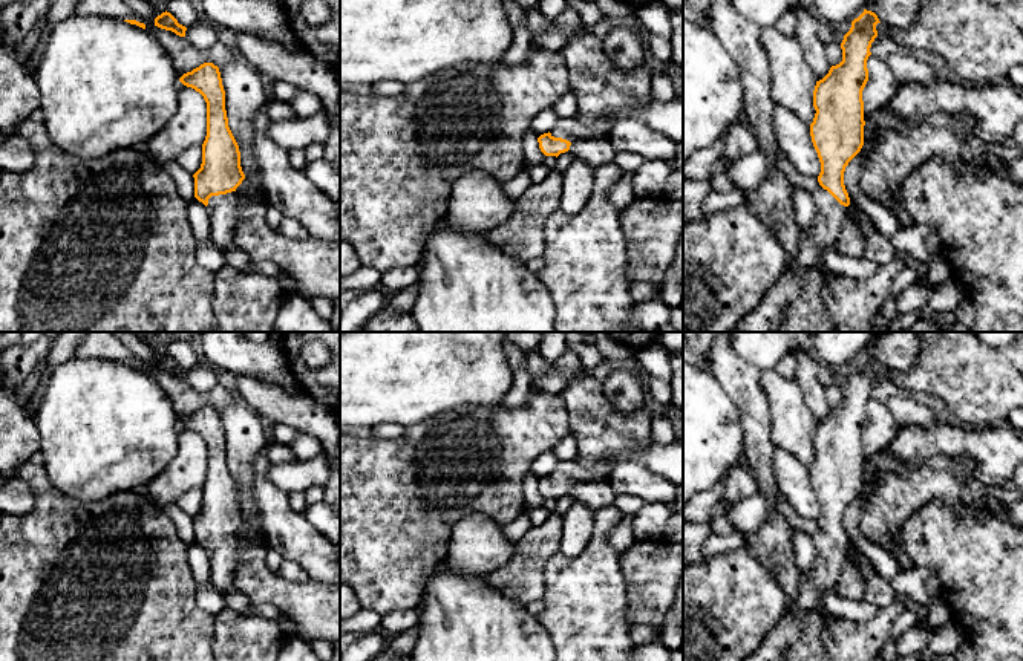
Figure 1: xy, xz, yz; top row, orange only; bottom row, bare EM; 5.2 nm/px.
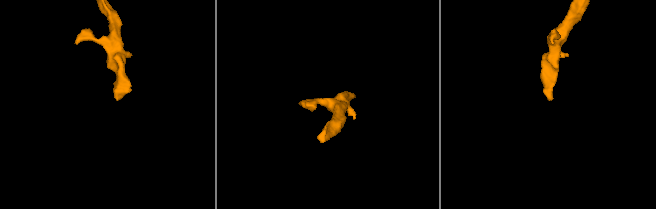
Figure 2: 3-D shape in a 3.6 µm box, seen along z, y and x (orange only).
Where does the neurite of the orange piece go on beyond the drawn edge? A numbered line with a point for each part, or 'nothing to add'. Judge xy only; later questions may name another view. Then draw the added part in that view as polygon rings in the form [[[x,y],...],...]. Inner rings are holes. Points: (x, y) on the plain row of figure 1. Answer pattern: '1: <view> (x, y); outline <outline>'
1: xy (224, 553); outline [[[237,534],[211,539],[208,542],[207,552],[211,565],[210,583],[222,598],[236,591],[234,572],[245,545],[247,539]]]

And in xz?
1: xz (571, 472); outline [[[561,461],[554,471],[550,474],[554,480],[562,480],[576,485],[588,480],[608,480],[611,471],[610,462],[599,462],[594,465],[582,465],[574,461]]]

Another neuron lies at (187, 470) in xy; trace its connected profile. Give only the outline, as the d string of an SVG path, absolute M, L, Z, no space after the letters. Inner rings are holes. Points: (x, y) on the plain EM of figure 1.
M179 425L176 454L141 491L161 506L176 503L188 490L202 488L205 479L207 445L199 435Z

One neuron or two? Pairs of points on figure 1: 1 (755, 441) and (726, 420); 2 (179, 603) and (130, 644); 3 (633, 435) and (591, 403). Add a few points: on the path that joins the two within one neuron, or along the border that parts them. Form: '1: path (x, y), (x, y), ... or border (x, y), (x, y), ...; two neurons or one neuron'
1: border (731, 400), (743, 427), (746, 447); two neurons
2: path (167, 608), (143, 632); one neuron
3: path (622, 432), (602, 413); one neuron

